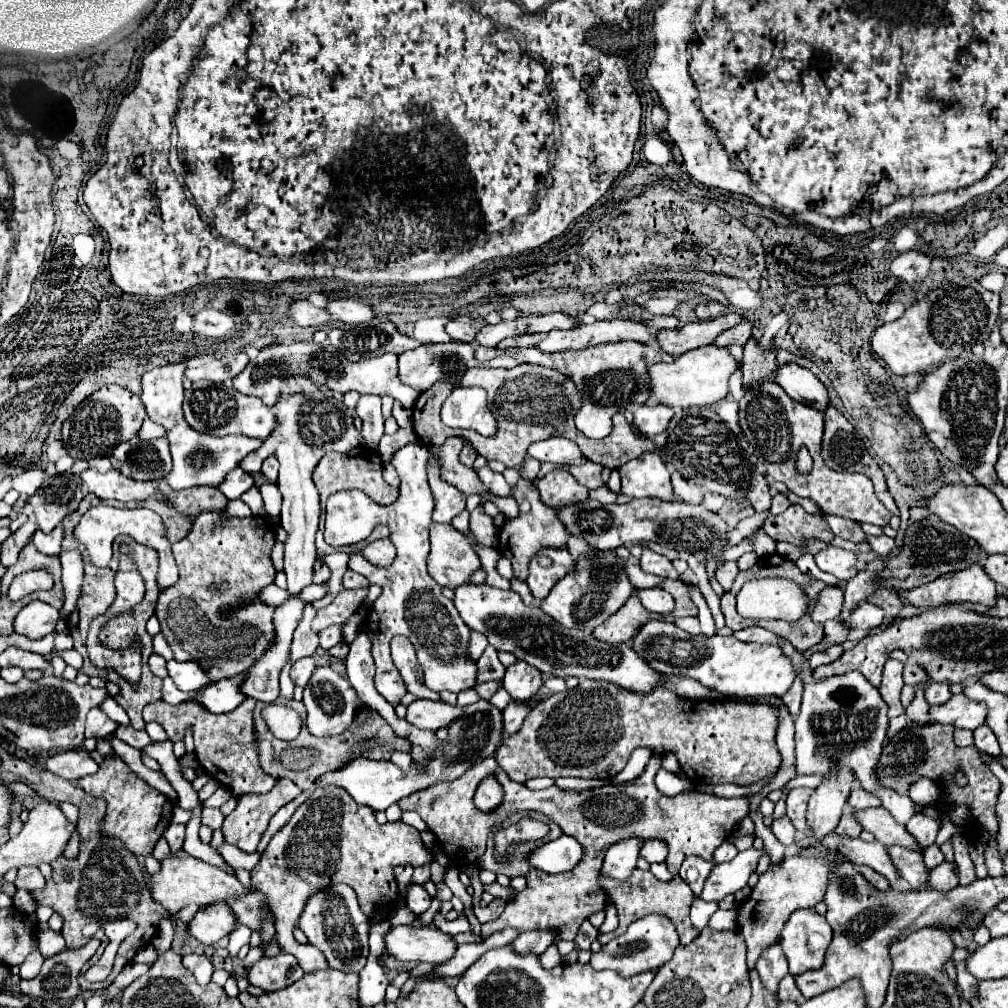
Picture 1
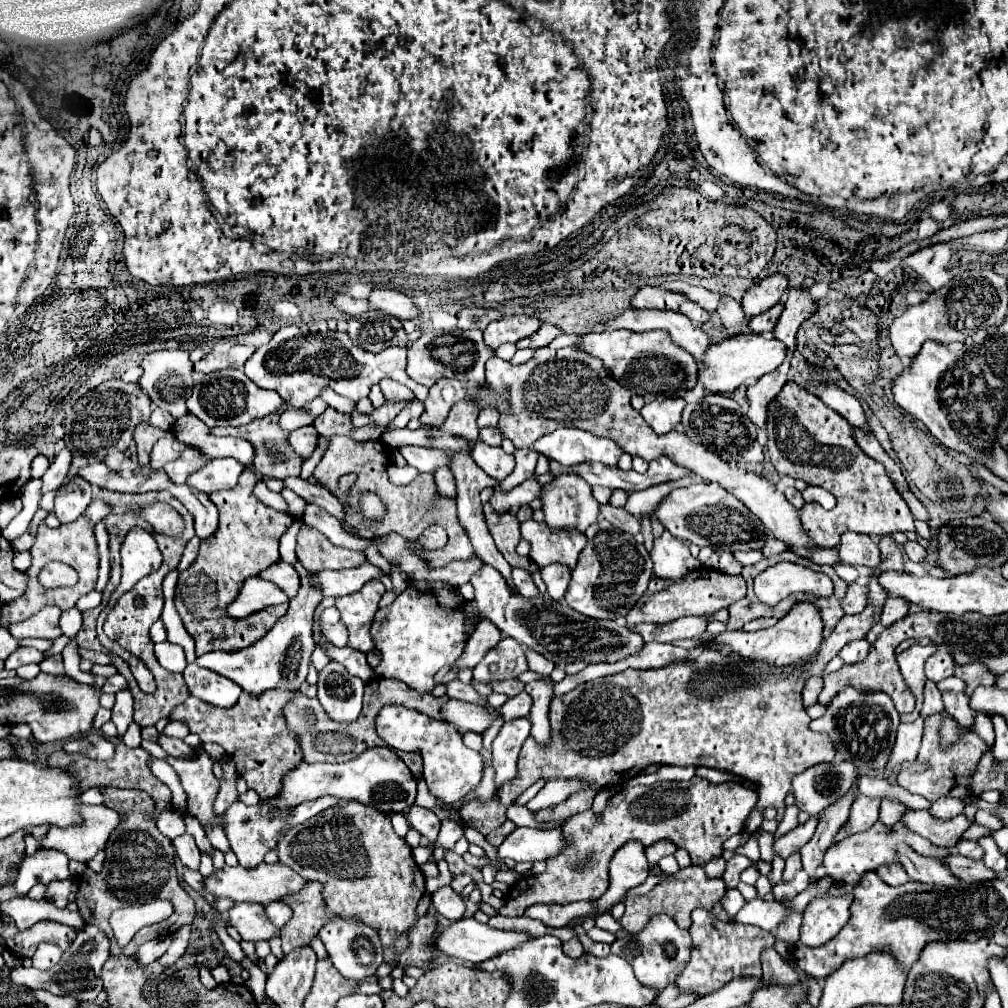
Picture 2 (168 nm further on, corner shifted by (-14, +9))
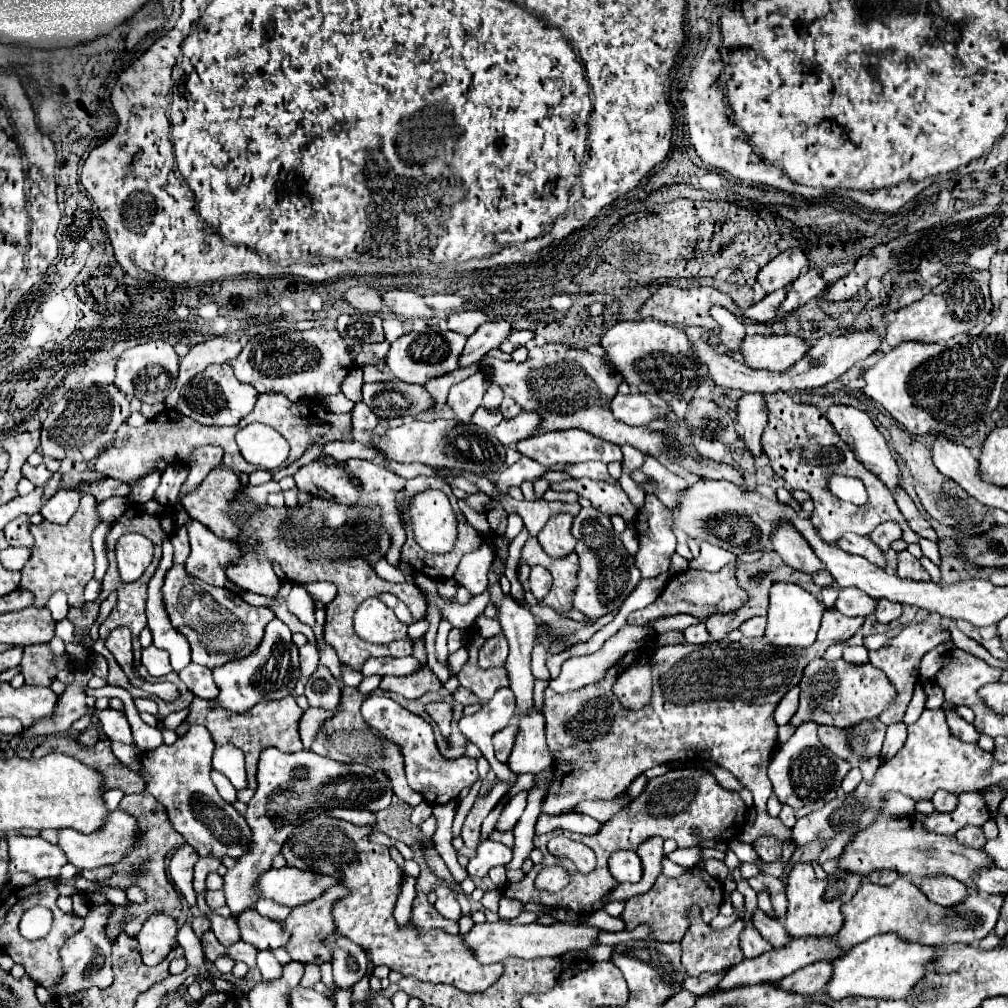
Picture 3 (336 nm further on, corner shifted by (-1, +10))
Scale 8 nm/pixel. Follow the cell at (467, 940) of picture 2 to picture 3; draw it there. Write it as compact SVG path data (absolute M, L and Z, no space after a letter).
M483 922L475 924L467 934L461 934L463 944L475 954L475 958L483 964L501 962L507 956L519 956L519 958L543 958L543 956L563 956L571 950L587 950L595 946L597 928L587 924L555 924L555 926L543 926L543 924L507 924L507 922Z

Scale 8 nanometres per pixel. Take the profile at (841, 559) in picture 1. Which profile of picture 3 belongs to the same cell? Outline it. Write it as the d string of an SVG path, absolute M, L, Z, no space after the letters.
M845 534L845 536L839 538L835 544L837 544L841 550L849 552L849 554L859 554L859 556L867 558L869 562L873 562L875 566L885 568L885 556L883 556L883 552L881 552L867 536Z

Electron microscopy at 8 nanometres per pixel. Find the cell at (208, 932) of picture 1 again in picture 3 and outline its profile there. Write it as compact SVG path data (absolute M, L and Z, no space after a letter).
M255 908L243 910L243 914L239 914L235 922L239 926L241 940L259 950L273 950L289 940L289 934L281 922L263 918Z

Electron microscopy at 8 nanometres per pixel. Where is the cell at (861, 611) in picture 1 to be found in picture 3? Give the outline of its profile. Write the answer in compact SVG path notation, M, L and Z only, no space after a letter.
M879 600L877 608L875 608L875 618L883 624L889 624L893 620L897 620L901 616L901 604L897 602L887 602L887 600Z

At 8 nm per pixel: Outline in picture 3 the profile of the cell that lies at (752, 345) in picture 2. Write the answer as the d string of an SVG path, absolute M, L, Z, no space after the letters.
M745 336L733 356L741 356L745 366L755 370L783 372L805 356L805 342L797 336Z

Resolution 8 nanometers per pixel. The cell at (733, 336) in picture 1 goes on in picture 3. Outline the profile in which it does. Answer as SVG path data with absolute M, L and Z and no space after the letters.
M785 288L783 290L777 290L777 292L771 292L771 294L767 294L763 300L759 300L759 302L755 302L751 308L747 308L745 310L745 318L751 318L751 320L755 320L755 322L767 322L767 320L773 320L775 318L775 314L777 314L777 310L779 310L779 304L783 302L783 298L785 298Z

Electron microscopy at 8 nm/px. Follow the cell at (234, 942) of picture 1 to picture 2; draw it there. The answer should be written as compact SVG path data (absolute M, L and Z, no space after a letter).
M270 903L266 905L266 911L268 911L268 917L272 921L276 921L276 925L284 927L284 923L288 923L292 919L292 909L286 907L286 903Z

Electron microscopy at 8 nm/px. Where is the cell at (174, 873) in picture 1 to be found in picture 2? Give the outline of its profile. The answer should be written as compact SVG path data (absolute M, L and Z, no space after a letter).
M260 863L254 871L246 871L244 867L224 867L220 871L214 871L212 877L208 877L206 881L206 889L210 893L214 893L216 897L230 897L234 901L252 901L252 903L272 903L272 901L280 901L282 897L294 895L298 893L308 881L304 877L300 877L294 869L290 869L288 865L276 863L276 865L268 865L268 863Z

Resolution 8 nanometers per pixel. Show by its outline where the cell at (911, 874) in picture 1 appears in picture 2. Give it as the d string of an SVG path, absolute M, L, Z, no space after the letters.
M950 855L948 859L942 859L952 873L956 873L964 883L982 883L982 881L994 881L998 879L998 873L988 869L984 861L974 861L964 855Z

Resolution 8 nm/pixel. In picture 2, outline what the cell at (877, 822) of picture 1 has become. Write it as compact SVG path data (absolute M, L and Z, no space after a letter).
M912 809L904 813L902 823L938 847L954 847L960 841L962 833L972 825L972 821L964 813L956 815L956 819L952 817L942 821L930 815L930 811L912 811Z

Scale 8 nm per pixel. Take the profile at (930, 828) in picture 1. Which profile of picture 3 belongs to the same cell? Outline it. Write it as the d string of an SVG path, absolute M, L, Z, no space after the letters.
M939 790L939 792L933 794L931 802L933 802L933 806L935 806L937 812L951 812L957 806L957 796L949 794L945 790Z

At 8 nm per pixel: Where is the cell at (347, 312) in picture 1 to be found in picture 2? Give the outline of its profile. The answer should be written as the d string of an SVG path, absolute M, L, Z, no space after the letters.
M374 289L372 295L368 297L368 301L372 303L372 309L382 311L382 313L386 313L390 317L400 319L400 321L416 319L420 315L420 311L414 305L414 301L406 293L402 293L402 291Z

